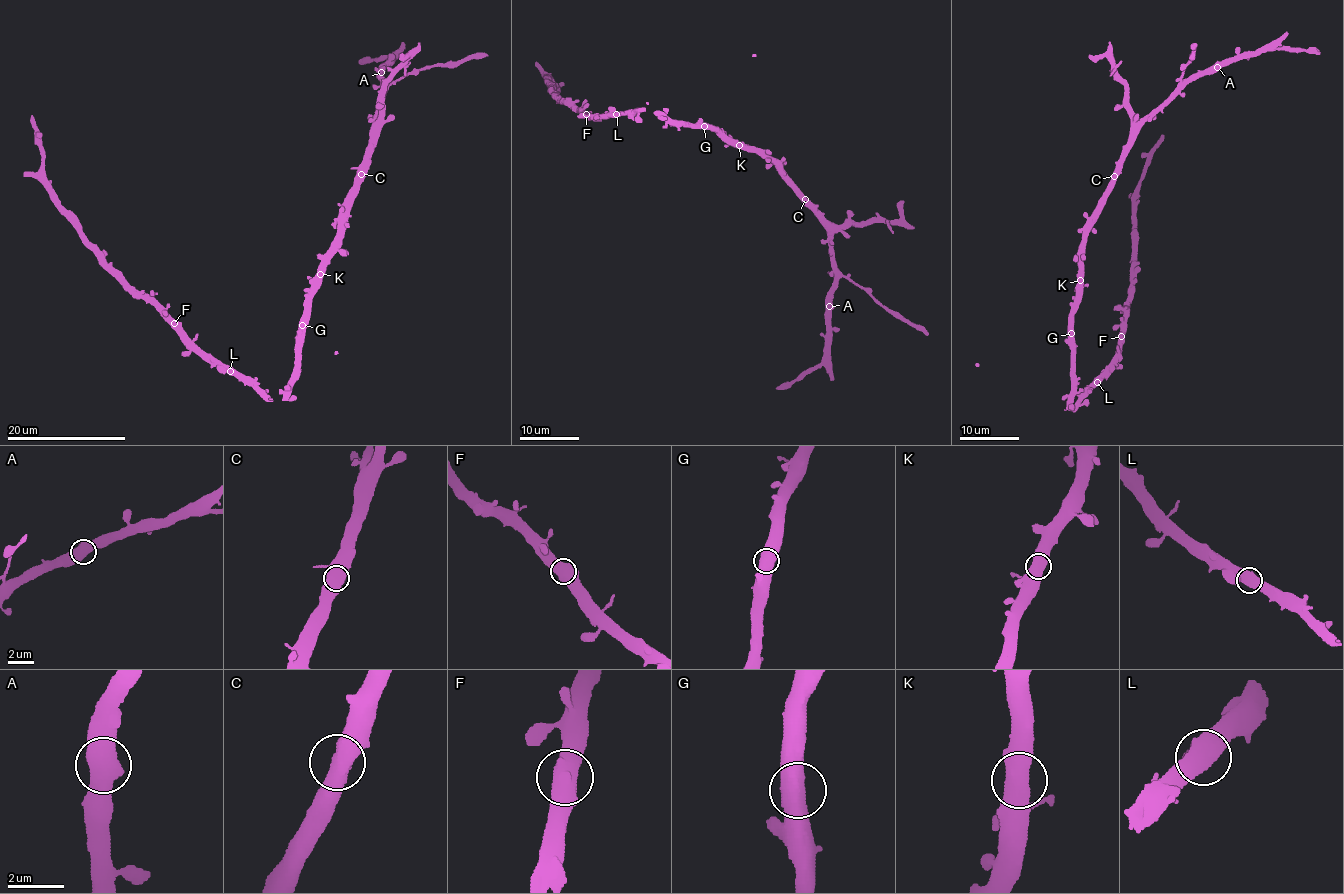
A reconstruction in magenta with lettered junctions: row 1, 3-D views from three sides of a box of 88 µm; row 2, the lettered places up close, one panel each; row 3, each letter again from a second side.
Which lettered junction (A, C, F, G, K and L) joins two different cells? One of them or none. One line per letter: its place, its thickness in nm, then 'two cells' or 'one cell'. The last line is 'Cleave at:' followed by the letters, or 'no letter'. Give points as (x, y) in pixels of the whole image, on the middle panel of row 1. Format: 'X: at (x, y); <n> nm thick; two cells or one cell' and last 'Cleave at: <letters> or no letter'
A: at (829, 306); 600 nm thick; one cell
C: at (805, 199); 700 nm thick; one cell
F: at (586, 114); 750 nm thick; one cell
G: at (704, 126); 600 nm thick; one cell
K: at (739, 145); 650 nm thick; one cell
L: at (616, 114); 650 nm thick; one cell
Cleave at: no letter

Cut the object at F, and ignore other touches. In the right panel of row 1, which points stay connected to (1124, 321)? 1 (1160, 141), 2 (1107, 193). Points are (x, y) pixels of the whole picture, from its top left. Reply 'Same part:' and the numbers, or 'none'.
Same part: 1

